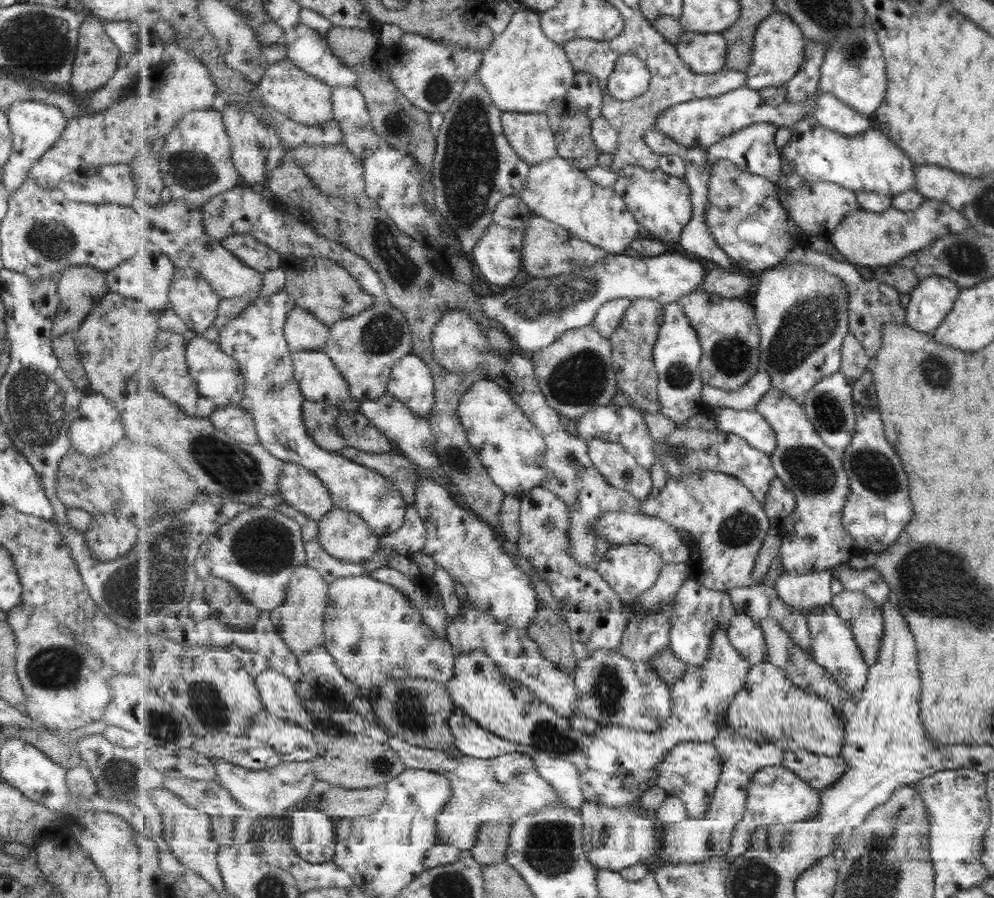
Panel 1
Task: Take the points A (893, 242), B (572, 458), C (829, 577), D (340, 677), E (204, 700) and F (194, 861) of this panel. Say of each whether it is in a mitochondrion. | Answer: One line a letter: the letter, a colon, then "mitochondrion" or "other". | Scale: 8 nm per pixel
A: other
B: mitochondrion
C: other
D: other
E: mitochondrion
F: other

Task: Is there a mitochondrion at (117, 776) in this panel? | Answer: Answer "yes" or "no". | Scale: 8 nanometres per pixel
yes

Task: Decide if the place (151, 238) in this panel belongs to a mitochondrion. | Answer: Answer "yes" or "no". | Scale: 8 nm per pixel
no

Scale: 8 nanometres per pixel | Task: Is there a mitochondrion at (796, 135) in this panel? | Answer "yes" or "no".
no

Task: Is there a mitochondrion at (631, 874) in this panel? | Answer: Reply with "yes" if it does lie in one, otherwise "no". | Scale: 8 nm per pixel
no

